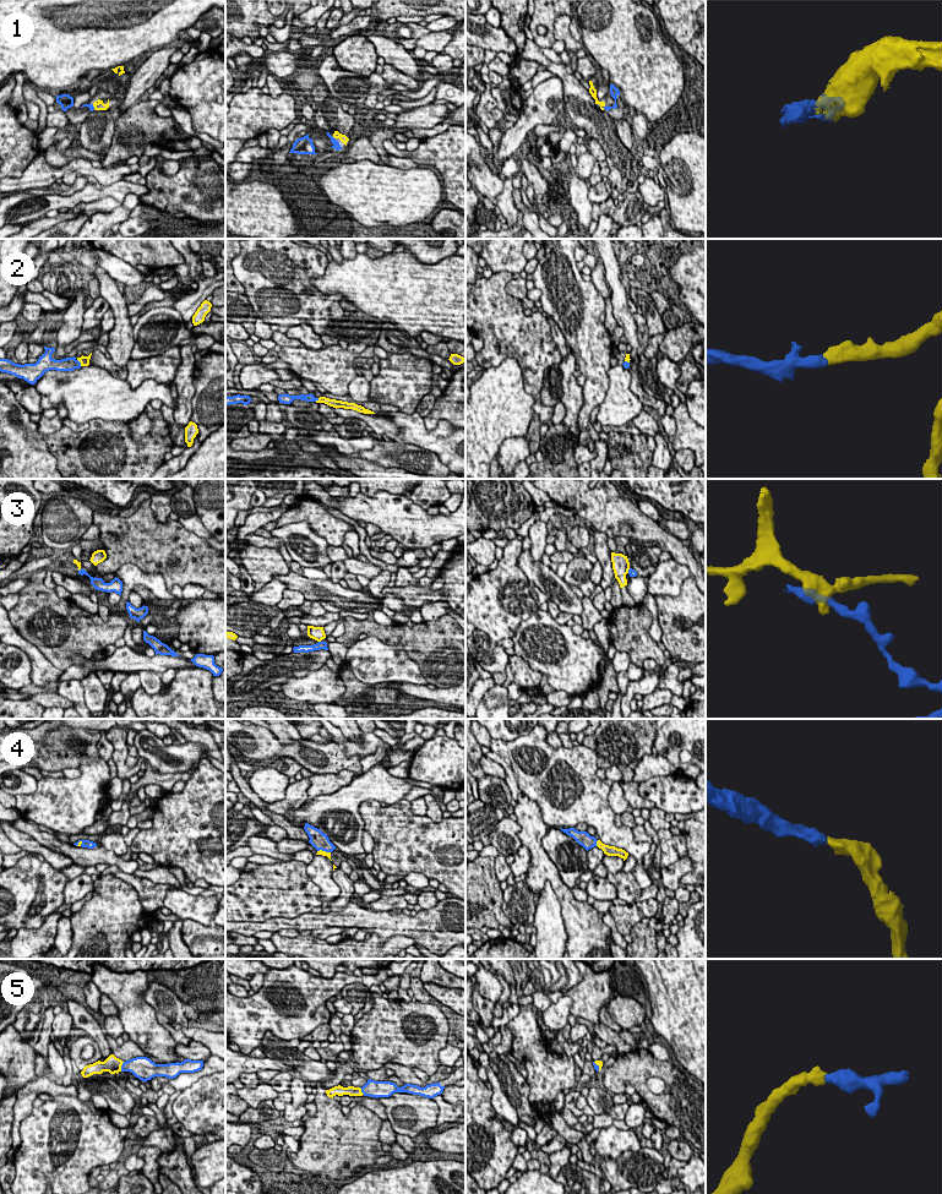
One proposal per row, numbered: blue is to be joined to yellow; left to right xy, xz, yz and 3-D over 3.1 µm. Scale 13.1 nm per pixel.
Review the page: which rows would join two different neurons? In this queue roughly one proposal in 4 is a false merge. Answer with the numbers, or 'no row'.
3

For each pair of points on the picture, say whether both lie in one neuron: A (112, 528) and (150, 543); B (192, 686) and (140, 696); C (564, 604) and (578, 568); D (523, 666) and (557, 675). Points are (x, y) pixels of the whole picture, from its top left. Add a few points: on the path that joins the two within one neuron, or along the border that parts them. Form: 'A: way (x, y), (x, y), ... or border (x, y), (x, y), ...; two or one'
A: way (121, 528), (130, 530), (140, 538); one
B: way (179, 698), (153, 701); one
C: border (562, 578), (570, 585); two
D: border (515, 654), (519, 655), (533, 670), (543, 674); two

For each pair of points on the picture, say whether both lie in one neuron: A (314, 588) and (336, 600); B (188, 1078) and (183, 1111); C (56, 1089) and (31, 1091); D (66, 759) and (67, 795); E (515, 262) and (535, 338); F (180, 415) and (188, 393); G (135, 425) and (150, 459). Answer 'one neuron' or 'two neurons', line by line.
A: one neuron
B: two neurons
C: one neuron
D: two neurons
E: two neurons
F: one neuron
G: two neurons

